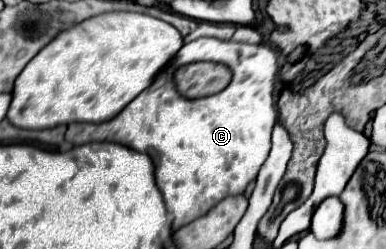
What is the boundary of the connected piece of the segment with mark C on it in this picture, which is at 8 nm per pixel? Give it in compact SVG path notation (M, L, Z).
M202 37L184 43L172 61L224 63L234 75L224 91L202 99L182 97L172 81L158 89L146 89L110 121L70 123L66 141L70 145L114 141L146 153L156 167L156 183L172 215L172 227L180 229L208 213L224 197L242 193L266 161L270 133L278 121L272 99L278 55L264 43L250 45Z

